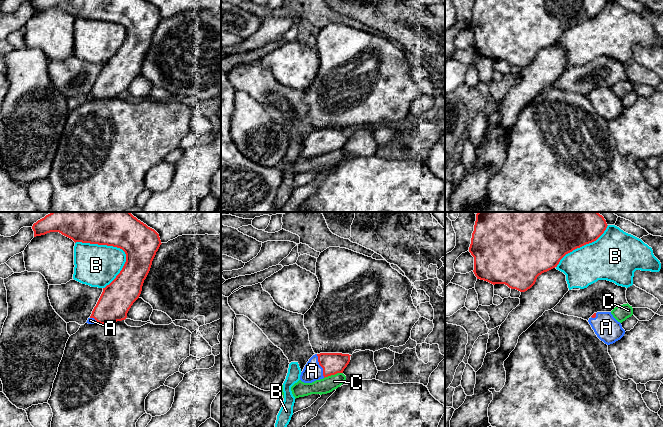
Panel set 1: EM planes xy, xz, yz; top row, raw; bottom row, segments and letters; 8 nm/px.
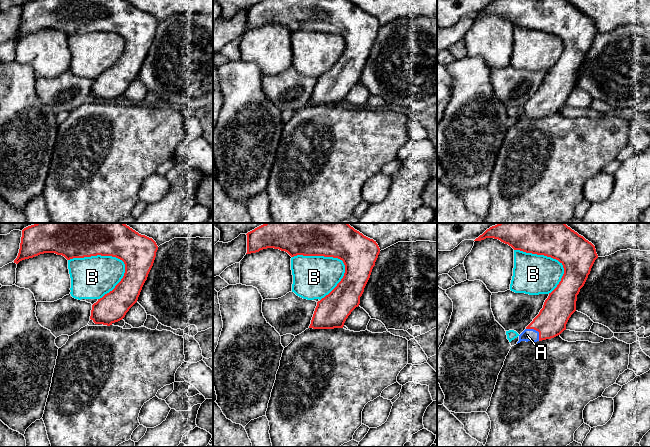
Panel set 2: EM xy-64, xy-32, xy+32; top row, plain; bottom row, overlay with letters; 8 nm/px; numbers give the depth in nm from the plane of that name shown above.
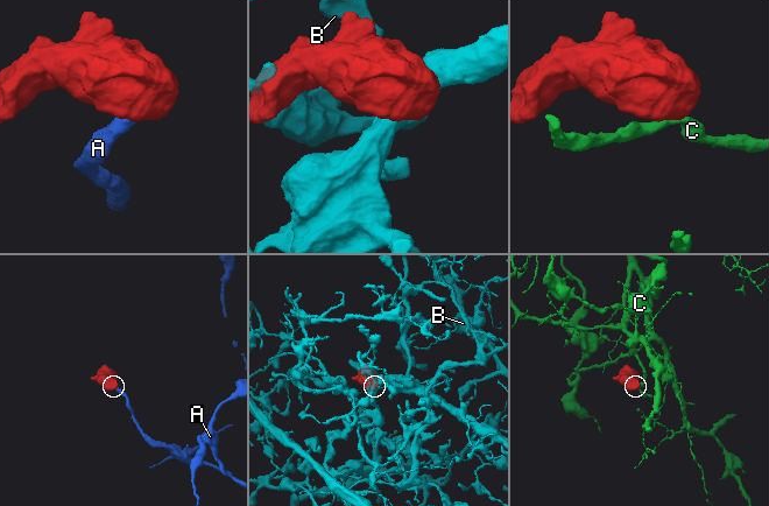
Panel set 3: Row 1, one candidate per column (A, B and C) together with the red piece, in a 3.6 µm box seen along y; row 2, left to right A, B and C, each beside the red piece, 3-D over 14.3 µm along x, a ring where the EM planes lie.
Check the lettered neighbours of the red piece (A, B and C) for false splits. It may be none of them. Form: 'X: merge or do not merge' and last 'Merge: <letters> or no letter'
A: merge
B: do not merge
C: do not merge
Merge: A

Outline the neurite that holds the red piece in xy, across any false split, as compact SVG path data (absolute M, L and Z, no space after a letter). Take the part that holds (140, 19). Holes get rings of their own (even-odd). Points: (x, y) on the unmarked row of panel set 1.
M33 0L34 13L50 8L59 8L75 19L90 19L113 22L122 25L126 30L126 38L116 54L105 64L94 83L88 100L106 100L122 97L133 79L139 74L144 56L161 19L159 10L146 0Z

